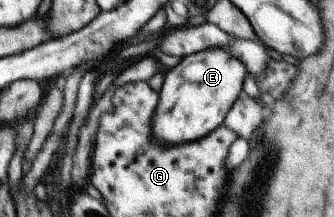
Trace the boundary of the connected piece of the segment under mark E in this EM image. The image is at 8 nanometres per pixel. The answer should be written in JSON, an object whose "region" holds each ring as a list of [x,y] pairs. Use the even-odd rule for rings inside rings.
{"region":[[[210,48],[185,56],[174,68],[165,71],[155,130],[152,131],[156,141],[165,148],[183,146],[207,138],[222,127],[229,111],[239,100],[248,73],[244,61],[233,56],[228,48]]]}

